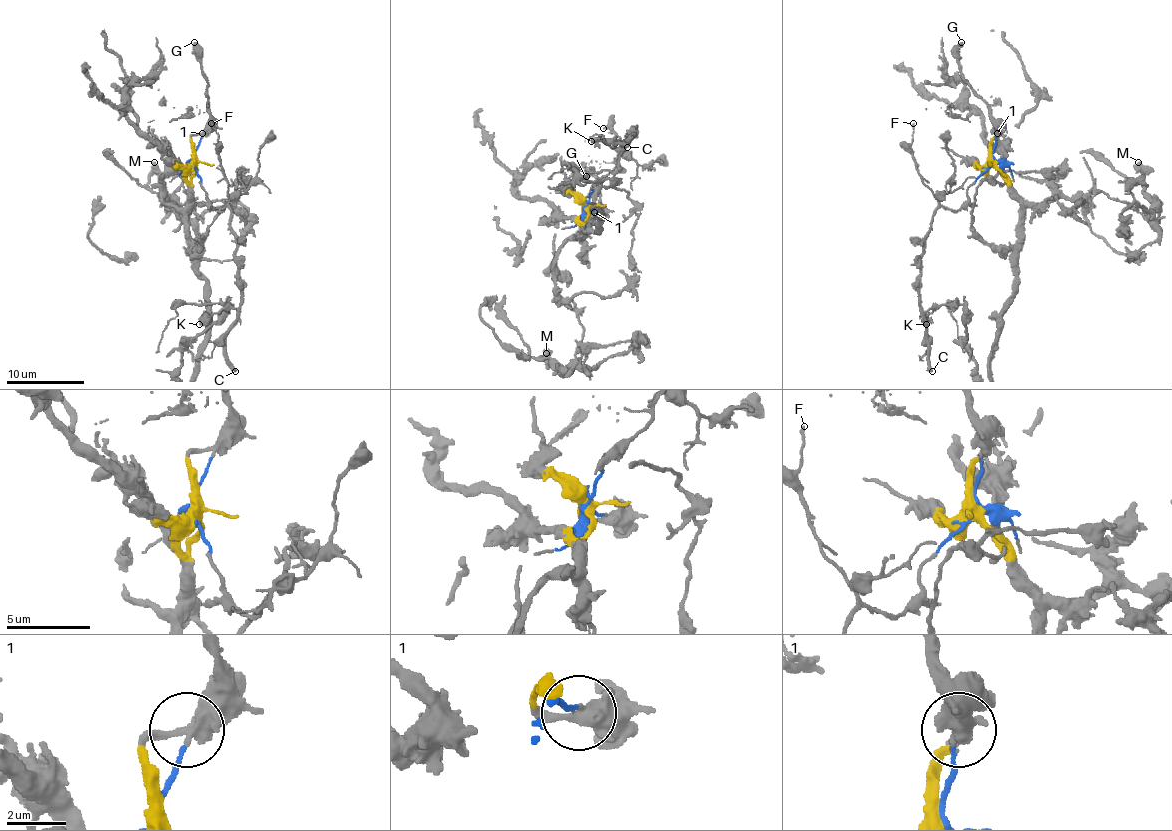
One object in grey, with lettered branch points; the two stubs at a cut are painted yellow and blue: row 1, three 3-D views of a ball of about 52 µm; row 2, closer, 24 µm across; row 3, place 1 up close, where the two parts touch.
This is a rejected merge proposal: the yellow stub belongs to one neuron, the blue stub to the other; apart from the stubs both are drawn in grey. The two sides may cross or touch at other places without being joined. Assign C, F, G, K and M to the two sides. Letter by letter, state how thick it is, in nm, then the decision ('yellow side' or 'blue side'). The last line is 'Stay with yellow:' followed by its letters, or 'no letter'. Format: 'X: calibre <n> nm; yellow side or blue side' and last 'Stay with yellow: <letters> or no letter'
C: calibre 400 nm; blue side
F: calibre 160 nm; blue side
G: calibre 380 nm; yellow side
K: calibre 550 nm; blue side
M: calibre 480 nm; yellow side
Stay with yellow: G, M

